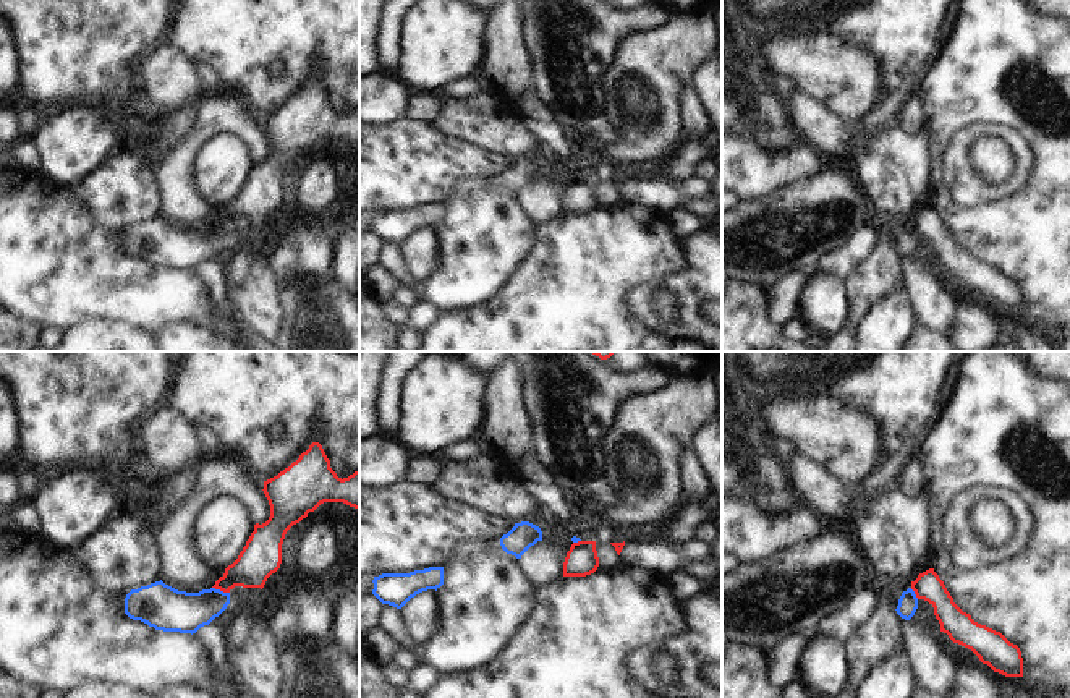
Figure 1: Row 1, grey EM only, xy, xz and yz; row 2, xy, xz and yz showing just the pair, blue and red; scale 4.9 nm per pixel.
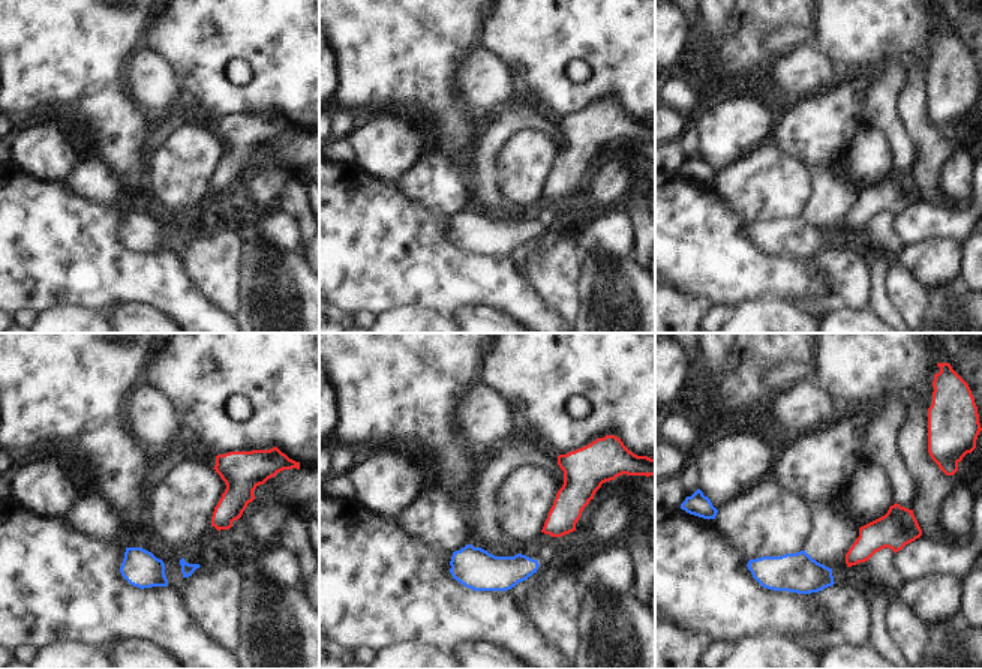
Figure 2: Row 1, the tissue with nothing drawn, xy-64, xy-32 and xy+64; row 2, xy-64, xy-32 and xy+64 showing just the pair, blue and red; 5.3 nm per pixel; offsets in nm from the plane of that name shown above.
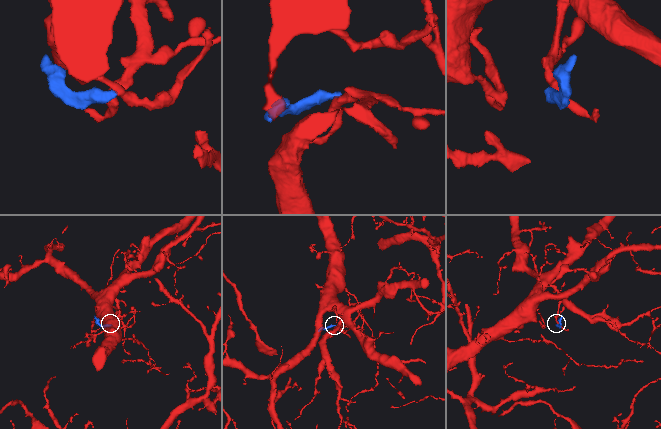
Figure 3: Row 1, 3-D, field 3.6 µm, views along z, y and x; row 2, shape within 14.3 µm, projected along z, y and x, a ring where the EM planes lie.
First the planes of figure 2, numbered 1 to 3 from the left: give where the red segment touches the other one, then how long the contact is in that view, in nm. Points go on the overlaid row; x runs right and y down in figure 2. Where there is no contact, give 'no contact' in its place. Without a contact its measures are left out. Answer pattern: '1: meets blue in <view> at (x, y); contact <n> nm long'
1: no contact
2: no contact
3: no contact

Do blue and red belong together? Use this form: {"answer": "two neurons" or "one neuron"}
{"answer": "two neurons"}

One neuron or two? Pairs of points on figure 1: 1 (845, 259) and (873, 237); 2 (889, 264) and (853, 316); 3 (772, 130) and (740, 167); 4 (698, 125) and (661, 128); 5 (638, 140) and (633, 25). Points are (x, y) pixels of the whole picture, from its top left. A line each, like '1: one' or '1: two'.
1: one
2: one
3: two
4: two
5: two

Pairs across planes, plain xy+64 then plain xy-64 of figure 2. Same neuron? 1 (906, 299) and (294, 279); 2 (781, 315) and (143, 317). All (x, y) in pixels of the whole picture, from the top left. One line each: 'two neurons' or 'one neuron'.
1: two neurons
2: two neurons

